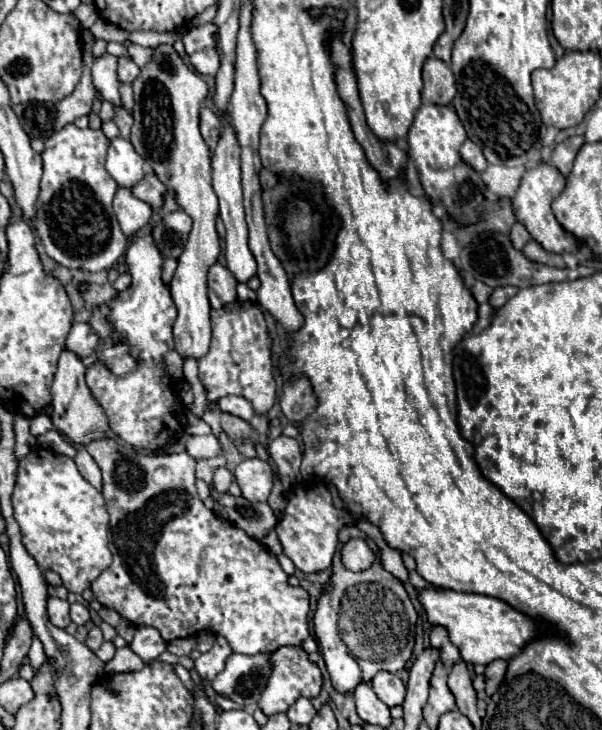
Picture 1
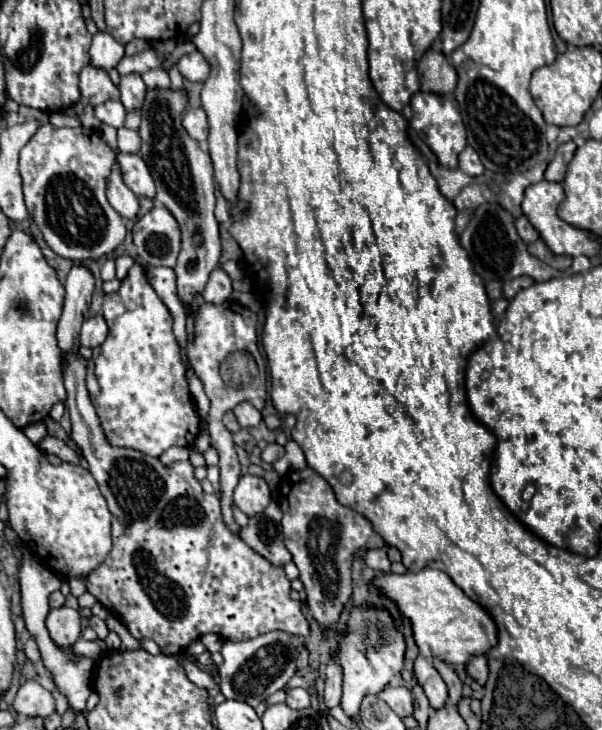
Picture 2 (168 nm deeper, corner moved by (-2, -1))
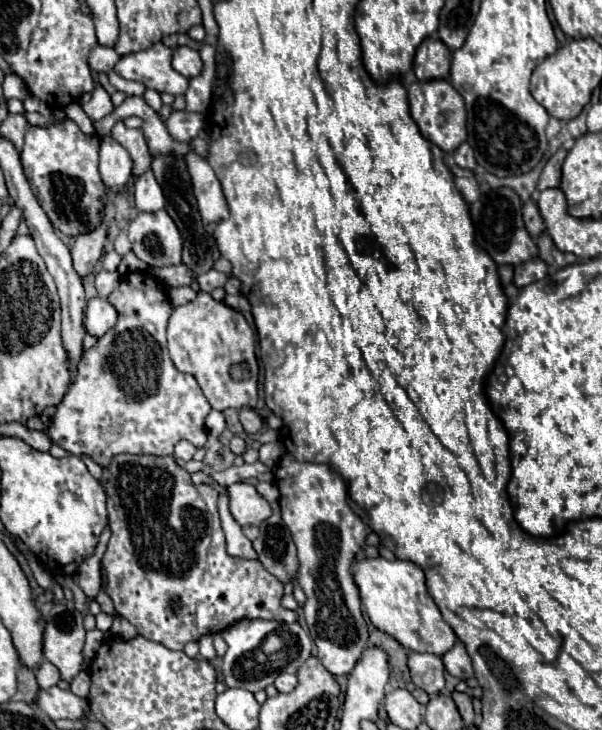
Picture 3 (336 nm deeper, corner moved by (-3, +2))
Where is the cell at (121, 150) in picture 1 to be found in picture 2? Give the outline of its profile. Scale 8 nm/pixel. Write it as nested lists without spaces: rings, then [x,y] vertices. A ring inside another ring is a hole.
[[[119,153],[117,163],[123,169],[125,183],[131,187],[131,191],[137,197],[155,197],[155,183],[153,177],[145,165],[145,161],[139,155],[129,155],[129,153]]]

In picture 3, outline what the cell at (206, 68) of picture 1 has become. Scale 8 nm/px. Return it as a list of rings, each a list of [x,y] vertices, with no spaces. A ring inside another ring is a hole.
[[[180,46],[180,48],[176,48],[176,52],[172,56],[172,66],[184,78],[196,78],[196,76],[200,76],[204,62],[202,62],[198,50],[188,48],[188,46]]]

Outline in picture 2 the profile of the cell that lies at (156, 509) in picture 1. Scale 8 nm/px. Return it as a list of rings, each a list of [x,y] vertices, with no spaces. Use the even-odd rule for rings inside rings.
[[[65,353],[63,355],[63,381],[65,381],[65,389],[67,389],[67,409],[71,413],[71,425],[73,425],[73,431],[71,431],[71,439],[81,447],[83,451],[83,457],[89,465],[89,471],[93,473],[103,497],[107,499],[107,505],[109,505],[109,511],[113,515],[111,519],[111,525],[113,525],[113,549],[109,551],[109,555],[105,557],[105,563],[101,563],[97,569],[93,569],[89,573],[89,593],[95,595],[95,599],[111,613],[117,613],[119,619],[125,623],[125,627],[129,629],[129,633],[135,637],[135,639],[153,639],[159,649],[167,655],[179,655],[185,651],[185,647],[199,639],[201,635],[205,633],[215,633],[219,635],[221,639],[229,639],[229,641],[245,641],[249,637],[257,637],[261,633],[267,633],[267,631],[287,631],[287,633],[297,633],[305,639],[309,639],[309,623],[307,619],[303,617],[301,613],[301,601],[293,601],[289,597],[289,581],[285,577],[285,571],[283,567],[281,569],[273,569],[273,565],[269,565],[269,561],[265,561],[263,557],[257,557],[257,553],[253,553],[253,549],[249,549],[249,545],[245,545],[241,541],[241,537],[233,537],[233,533],[229,533],[229,529],[225,529],[225,523],[221,521],[221,507],[220,501],[216,494],[205,494],[201,485],[199,485],[195,475],[193,475],[193,465],[189,461],[177,461],[173,465],[163,465],[159,459],[155,457],[149,457],[149,455],[143,455],[141,451],[135,451],[135,449],[125,449],[125,447],[113,447],[109,445],[109,441],[105,441],[105,433],[101,433],[101,425],[97,421],[97,413],[93,409],[93,403],[89,401],[89,393],[85,389],[85,359],[79,355],[79,353]]]

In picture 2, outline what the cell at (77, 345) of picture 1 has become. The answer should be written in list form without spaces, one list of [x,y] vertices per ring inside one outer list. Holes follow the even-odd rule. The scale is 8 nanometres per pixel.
[[[95,315],[95,317],[85,319],[81,335],[79,335],[81,345],[93,349],[93,347],[99,347],[105,341],[105,337],[107,337],[107,323],[105,323],[103,315]]]

